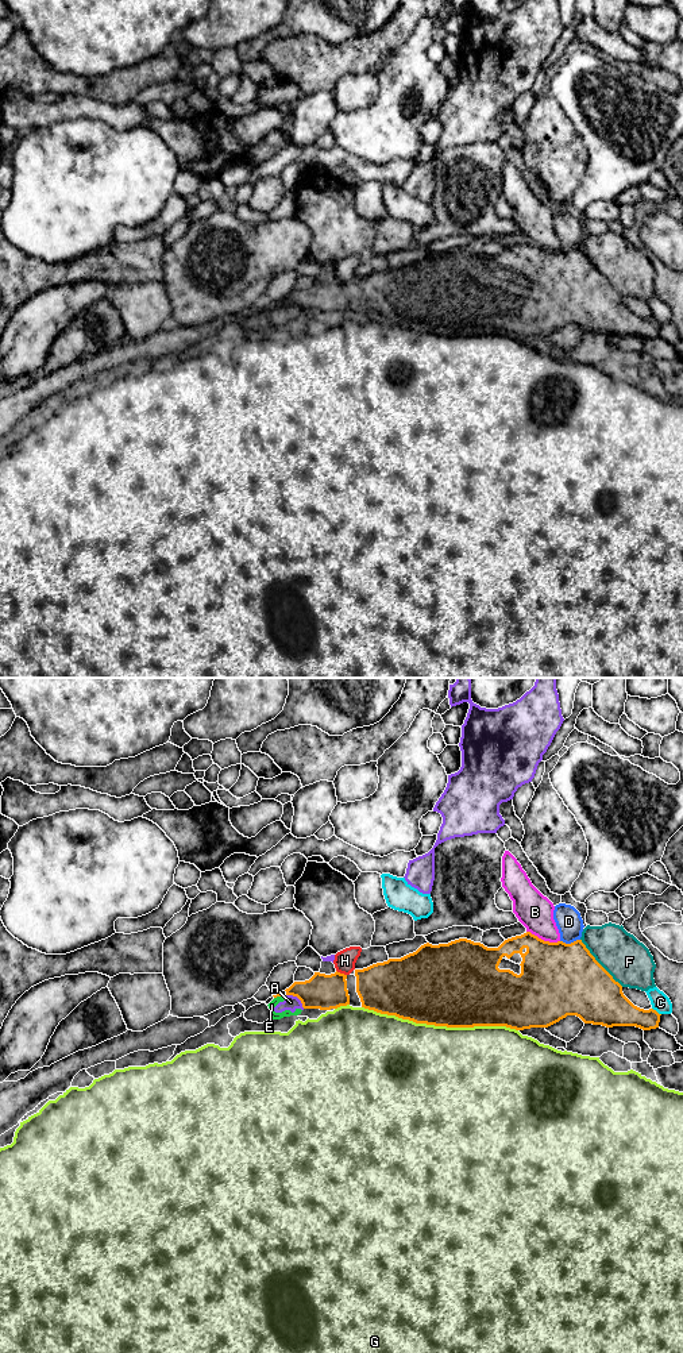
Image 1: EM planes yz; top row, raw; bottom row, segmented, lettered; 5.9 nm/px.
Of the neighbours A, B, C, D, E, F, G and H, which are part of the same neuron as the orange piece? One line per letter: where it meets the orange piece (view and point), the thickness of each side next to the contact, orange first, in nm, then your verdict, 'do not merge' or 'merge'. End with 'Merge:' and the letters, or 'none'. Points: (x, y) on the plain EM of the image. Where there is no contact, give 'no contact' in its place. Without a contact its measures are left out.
A: contact yz (297, 305); calibres 220 and 90 nm; do not merge
B: contact yz (543, 249); calibres 440 and 220 nm; do not merge
C: contact yz (655, 319); calibres 200 and 110 nm; do not merge
D: contact yz (571, 251); calibres 440 and 160 nm; do not merge
E: contact yz (277, 304); calibres 20 and 50 nm; do not merge
F: contact yz (598, 272); calibres 440 and 280 nm; do not merge
G: contact yz (440, 334); calibres 500 and 500 nm; do not merge
H: contact yz (342, 282); calibres 220 and 130 nm; do not merge
Merge: none

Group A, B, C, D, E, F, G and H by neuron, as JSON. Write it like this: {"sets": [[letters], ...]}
{"sets": [["A", "E"], ["B"], ["C"], ["D"], ["F"], ["G"], ["H"]]}

